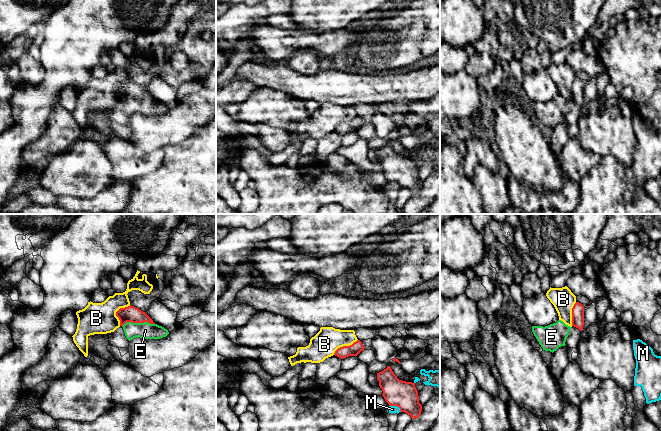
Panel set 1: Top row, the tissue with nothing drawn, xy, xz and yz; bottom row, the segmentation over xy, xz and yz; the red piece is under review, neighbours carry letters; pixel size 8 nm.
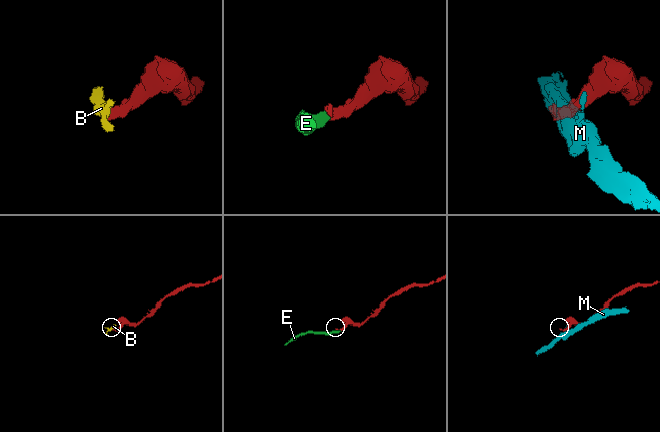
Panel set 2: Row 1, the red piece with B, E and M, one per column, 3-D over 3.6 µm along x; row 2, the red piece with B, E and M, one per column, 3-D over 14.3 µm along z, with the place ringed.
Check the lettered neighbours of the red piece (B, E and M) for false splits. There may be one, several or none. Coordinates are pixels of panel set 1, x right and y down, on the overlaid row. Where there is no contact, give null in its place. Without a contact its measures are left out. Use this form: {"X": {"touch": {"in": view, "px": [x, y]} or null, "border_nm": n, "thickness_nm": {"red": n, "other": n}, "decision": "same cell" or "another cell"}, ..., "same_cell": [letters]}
{"B": {"touch": {"in": "xy", "px": [116, 312]}, "border_nm": 190, "thickness_nm": {"red": 130, "other": 260}, "decision": "another cell"}, "E": {"touch": {"in": "xy", "px": [138, 322]}, "border_nm": 260, "thickness_nm": {"red": 130, "other": 130}, "decision": "same cell"}, "M": {"touch": {"in": "xz", "px": [396, 405]}, "border_nm": 120, "thickness_nm": {"red": 220, "other": 60}, "decision": "another cell"}, "same_cell": ["E"]}

